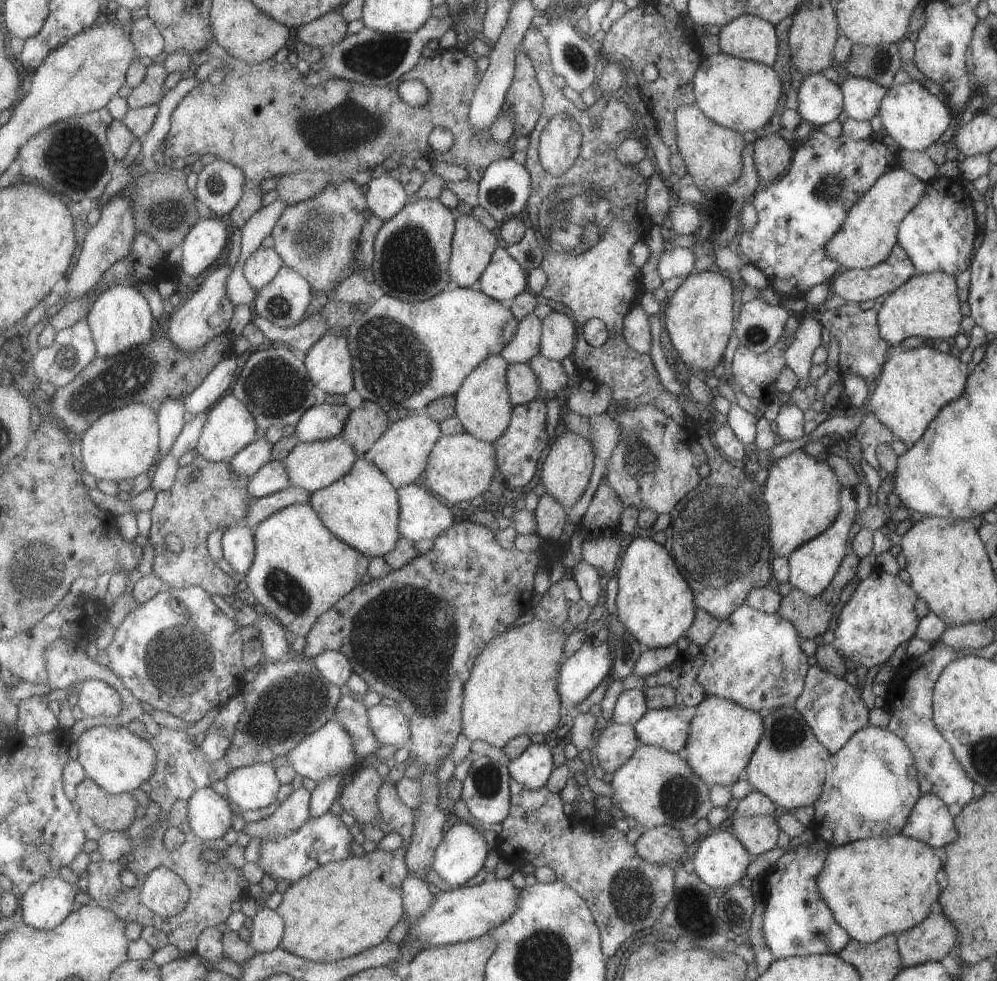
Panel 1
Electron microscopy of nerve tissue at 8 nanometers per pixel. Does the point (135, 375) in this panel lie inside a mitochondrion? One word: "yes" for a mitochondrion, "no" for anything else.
yes

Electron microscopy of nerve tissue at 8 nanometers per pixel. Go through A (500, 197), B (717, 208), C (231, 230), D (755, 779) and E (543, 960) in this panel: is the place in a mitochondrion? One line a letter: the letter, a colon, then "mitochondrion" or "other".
A: mitochondrion
B: mitochondrion
C: other
D: other
E: mitochondrion

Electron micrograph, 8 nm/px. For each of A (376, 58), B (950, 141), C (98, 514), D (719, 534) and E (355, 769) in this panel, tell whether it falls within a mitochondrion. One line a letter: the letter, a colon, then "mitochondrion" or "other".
A: mitochondrion
B: other
C: other
D: mitochondrion
E: other

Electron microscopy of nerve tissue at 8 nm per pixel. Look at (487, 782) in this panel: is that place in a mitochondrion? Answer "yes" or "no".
yes

